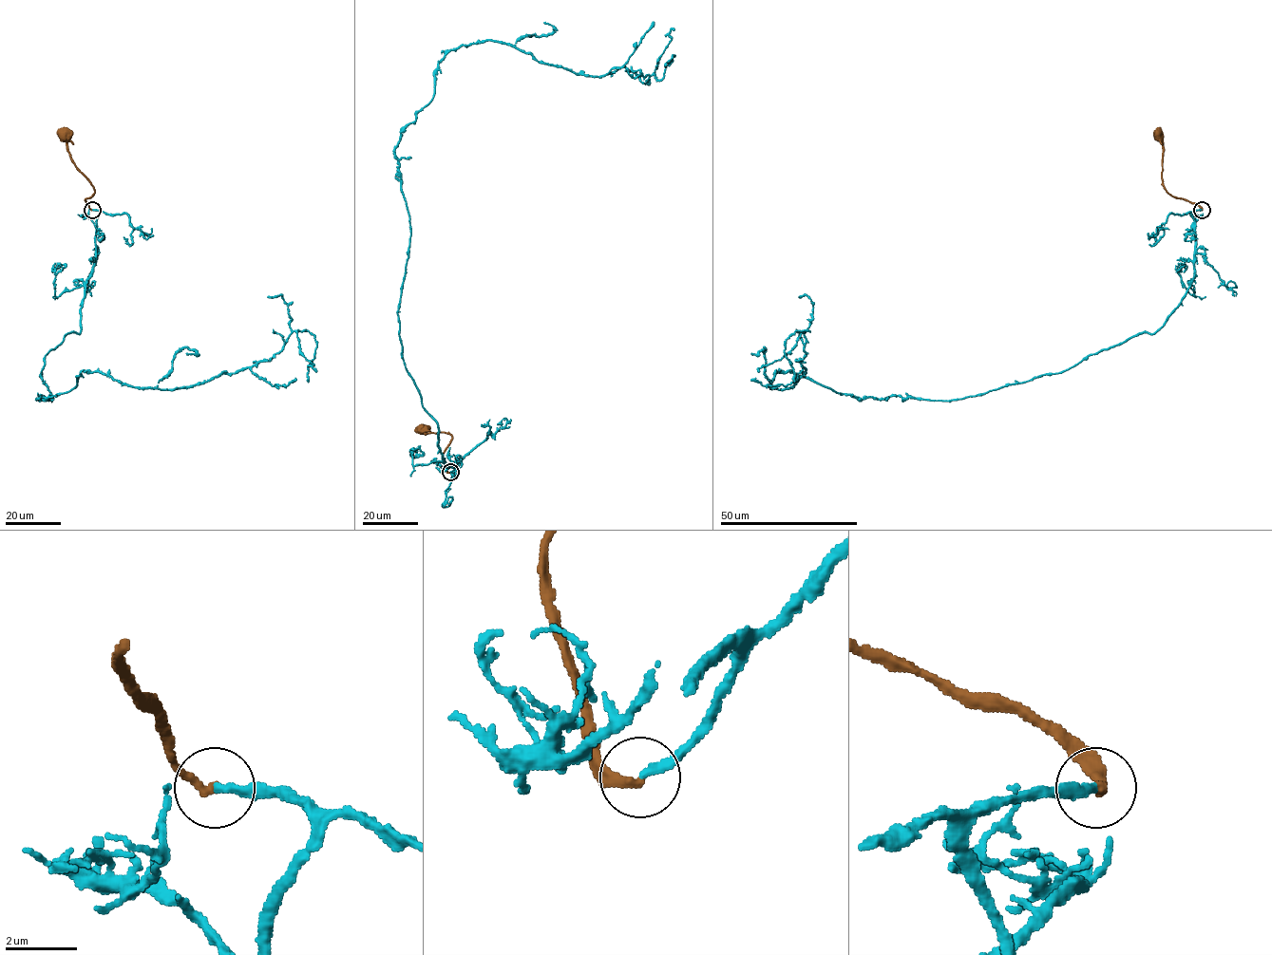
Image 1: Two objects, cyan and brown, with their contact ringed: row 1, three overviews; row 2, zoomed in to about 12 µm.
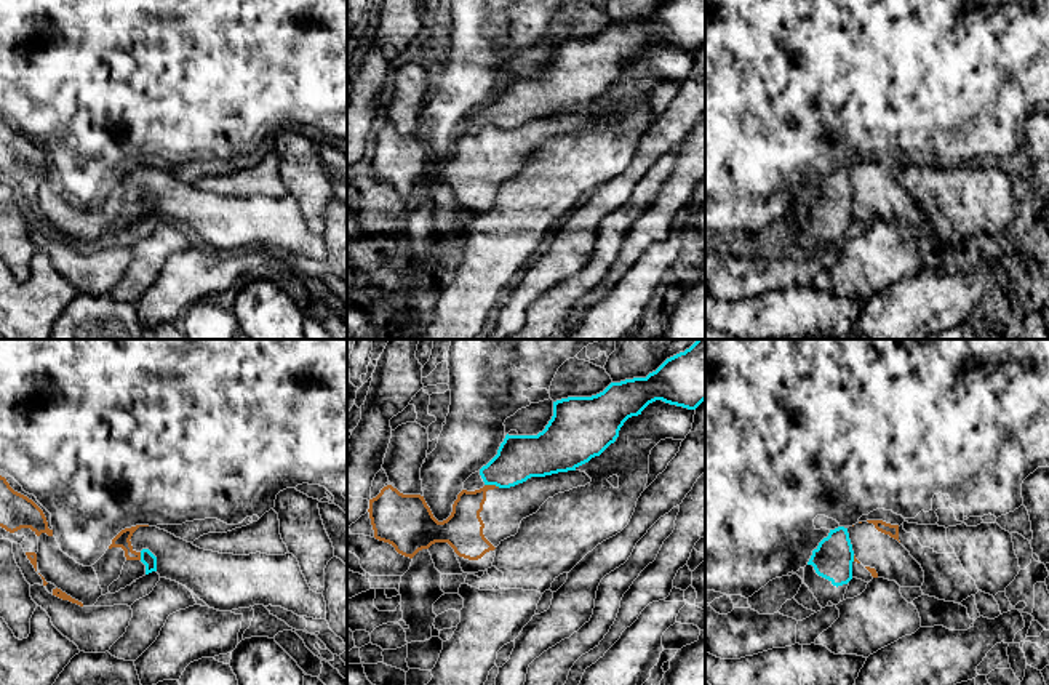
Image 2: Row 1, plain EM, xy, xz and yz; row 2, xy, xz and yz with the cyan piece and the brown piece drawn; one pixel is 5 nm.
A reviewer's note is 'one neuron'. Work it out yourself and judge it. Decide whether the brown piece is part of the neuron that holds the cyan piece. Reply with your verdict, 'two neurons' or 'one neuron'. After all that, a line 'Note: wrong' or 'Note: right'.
two neurons
Note: wrong

